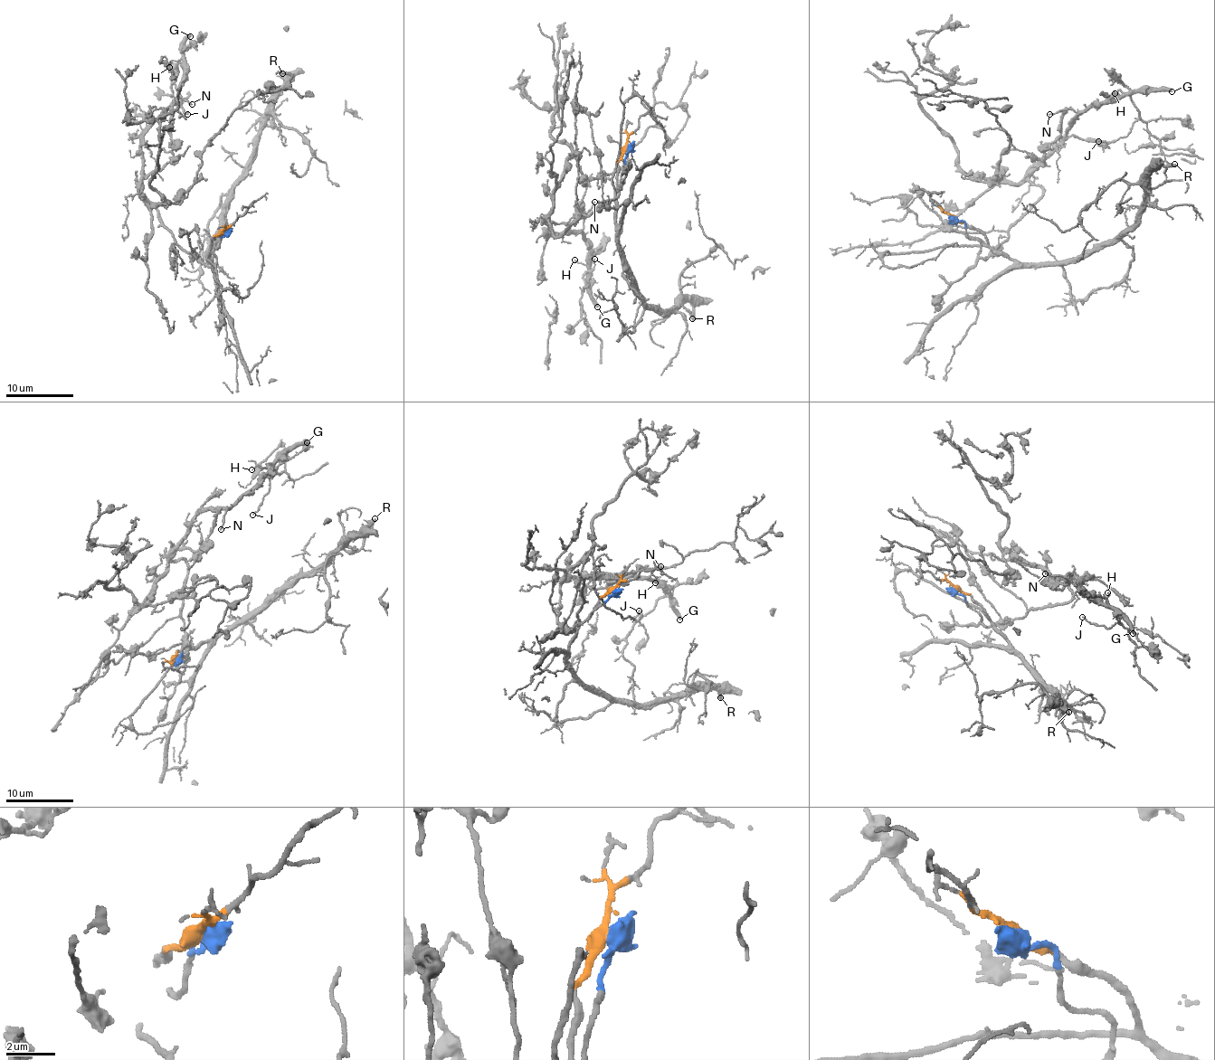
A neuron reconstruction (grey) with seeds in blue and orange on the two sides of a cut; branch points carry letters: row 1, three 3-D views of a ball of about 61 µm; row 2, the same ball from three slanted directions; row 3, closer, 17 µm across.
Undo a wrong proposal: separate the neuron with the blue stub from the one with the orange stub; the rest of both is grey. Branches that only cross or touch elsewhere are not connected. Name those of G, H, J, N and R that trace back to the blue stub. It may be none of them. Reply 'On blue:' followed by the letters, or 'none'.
On blue: G, H, J, N

